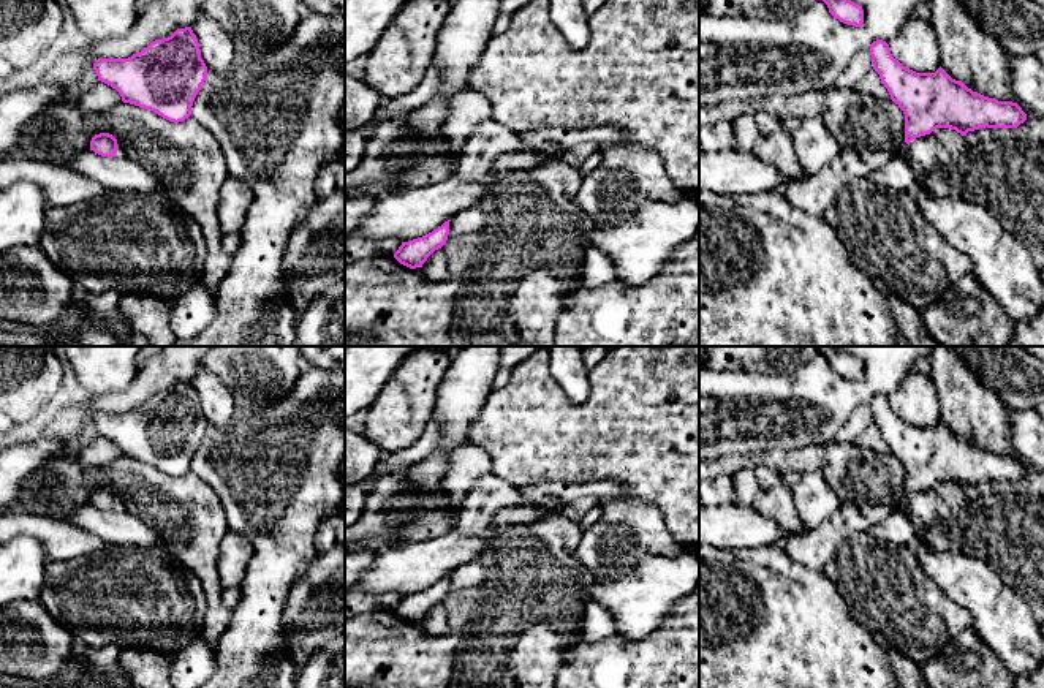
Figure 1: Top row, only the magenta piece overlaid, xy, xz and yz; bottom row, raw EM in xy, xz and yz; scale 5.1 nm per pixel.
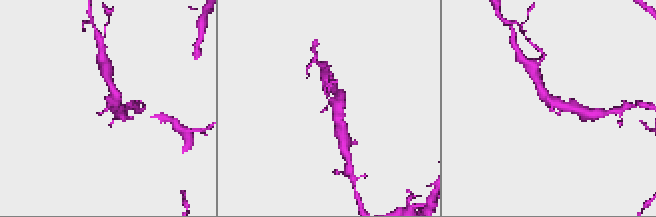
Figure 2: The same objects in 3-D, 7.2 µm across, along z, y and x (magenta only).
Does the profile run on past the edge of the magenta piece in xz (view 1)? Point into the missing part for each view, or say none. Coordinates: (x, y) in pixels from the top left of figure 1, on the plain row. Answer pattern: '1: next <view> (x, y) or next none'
1: next none

